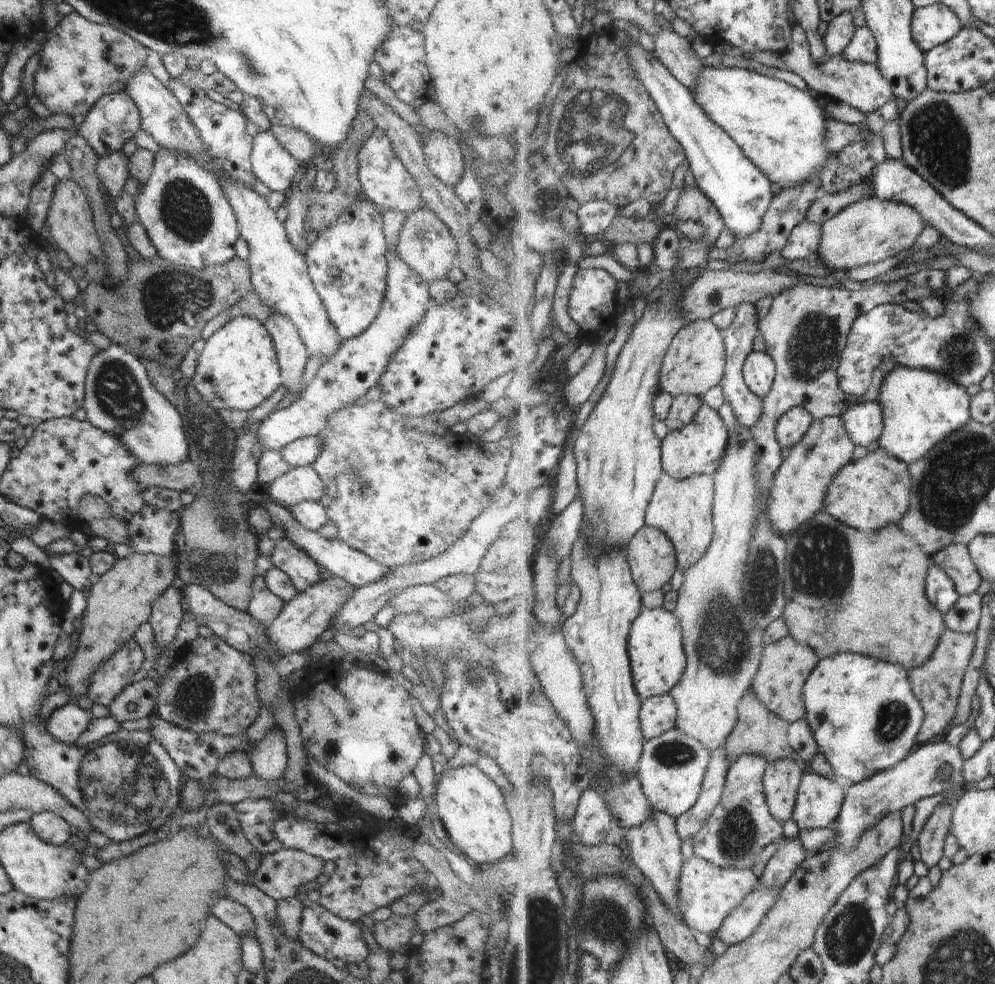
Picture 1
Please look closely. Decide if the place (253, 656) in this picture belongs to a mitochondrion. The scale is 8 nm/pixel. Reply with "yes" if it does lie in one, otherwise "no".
no

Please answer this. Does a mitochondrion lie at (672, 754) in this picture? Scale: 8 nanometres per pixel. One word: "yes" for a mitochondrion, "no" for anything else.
yes

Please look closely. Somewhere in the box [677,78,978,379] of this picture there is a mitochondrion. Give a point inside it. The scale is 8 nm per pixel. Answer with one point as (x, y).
(938, 138)

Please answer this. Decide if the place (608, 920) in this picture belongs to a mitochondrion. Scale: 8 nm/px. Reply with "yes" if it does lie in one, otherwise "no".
yes

